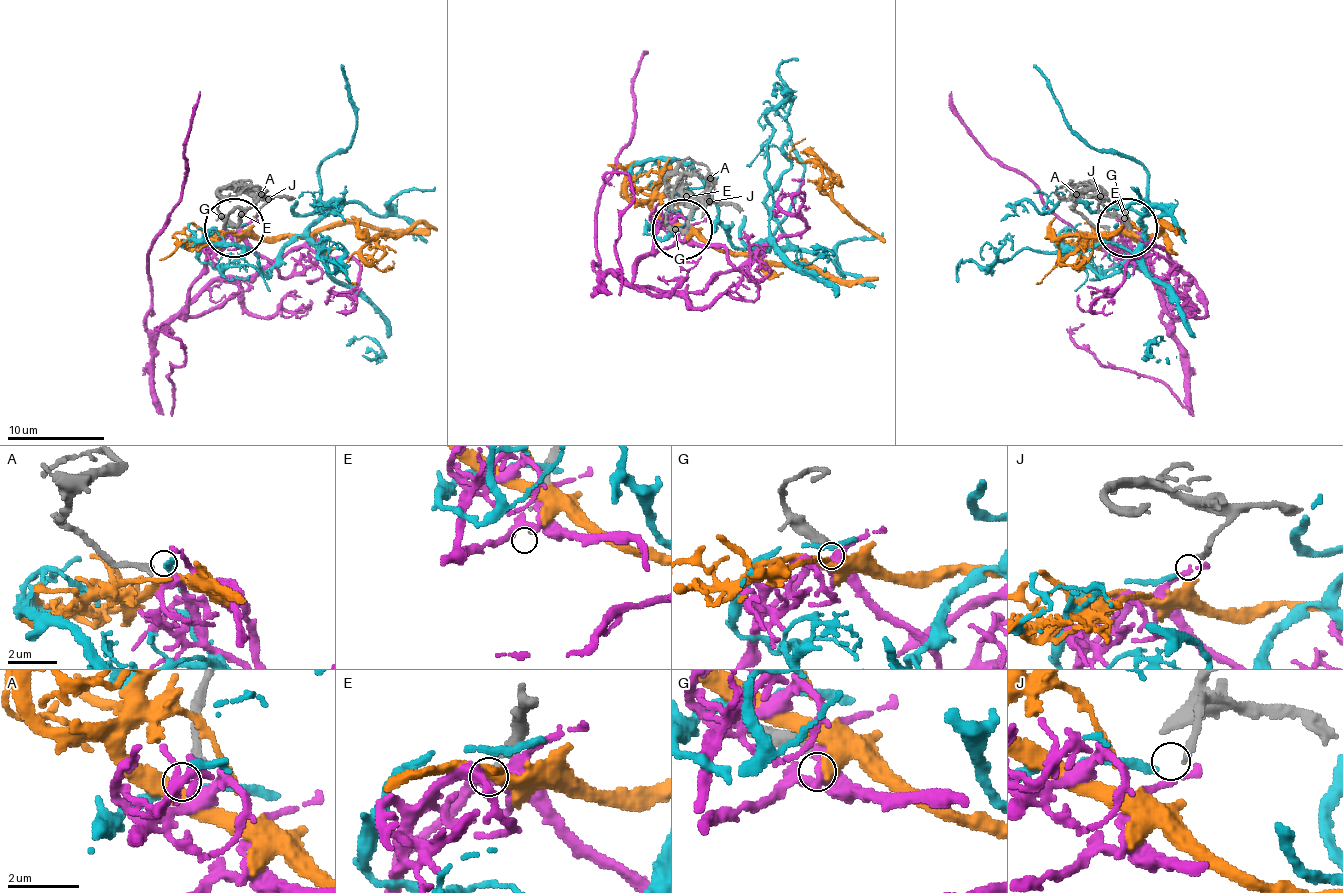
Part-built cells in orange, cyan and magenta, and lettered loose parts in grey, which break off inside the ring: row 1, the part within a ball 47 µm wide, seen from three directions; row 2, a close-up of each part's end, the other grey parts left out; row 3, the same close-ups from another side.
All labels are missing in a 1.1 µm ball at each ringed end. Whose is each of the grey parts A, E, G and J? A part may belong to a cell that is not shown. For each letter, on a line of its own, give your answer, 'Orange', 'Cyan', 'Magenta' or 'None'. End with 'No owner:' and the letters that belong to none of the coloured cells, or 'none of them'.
A: None
E: None
G: None
J: Cyan
No owner: A, E, G

